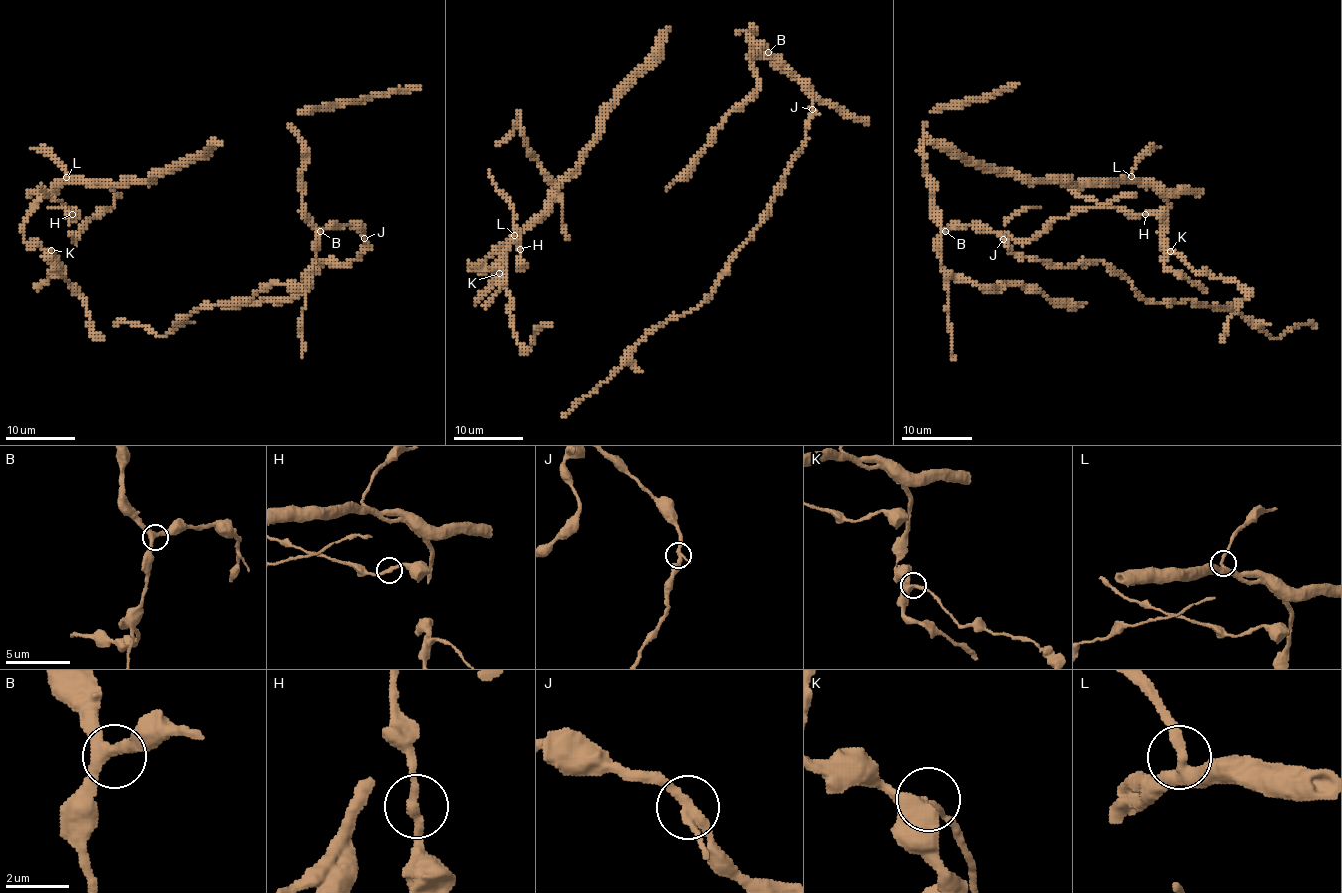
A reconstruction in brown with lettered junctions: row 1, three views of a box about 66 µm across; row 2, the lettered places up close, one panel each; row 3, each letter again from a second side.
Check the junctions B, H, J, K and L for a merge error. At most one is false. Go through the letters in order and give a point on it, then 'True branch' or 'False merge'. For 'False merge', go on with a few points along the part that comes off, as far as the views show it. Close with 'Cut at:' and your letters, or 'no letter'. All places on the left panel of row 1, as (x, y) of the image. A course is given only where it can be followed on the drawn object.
B: Place: (320, 231). True branch
H: Place: (72, 214). True branch
J: Place: (364, 238). True branch
K: Place: (51, 250). True branch
L: Place: (66, 177). True branch
Cut at: no letter

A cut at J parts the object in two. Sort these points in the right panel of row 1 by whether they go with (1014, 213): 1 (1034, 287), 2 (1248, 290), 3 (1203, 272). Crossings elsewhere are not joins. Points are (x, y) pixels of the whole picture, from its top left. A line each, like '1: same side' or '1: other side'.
1: same side
2: same side
3: same side

